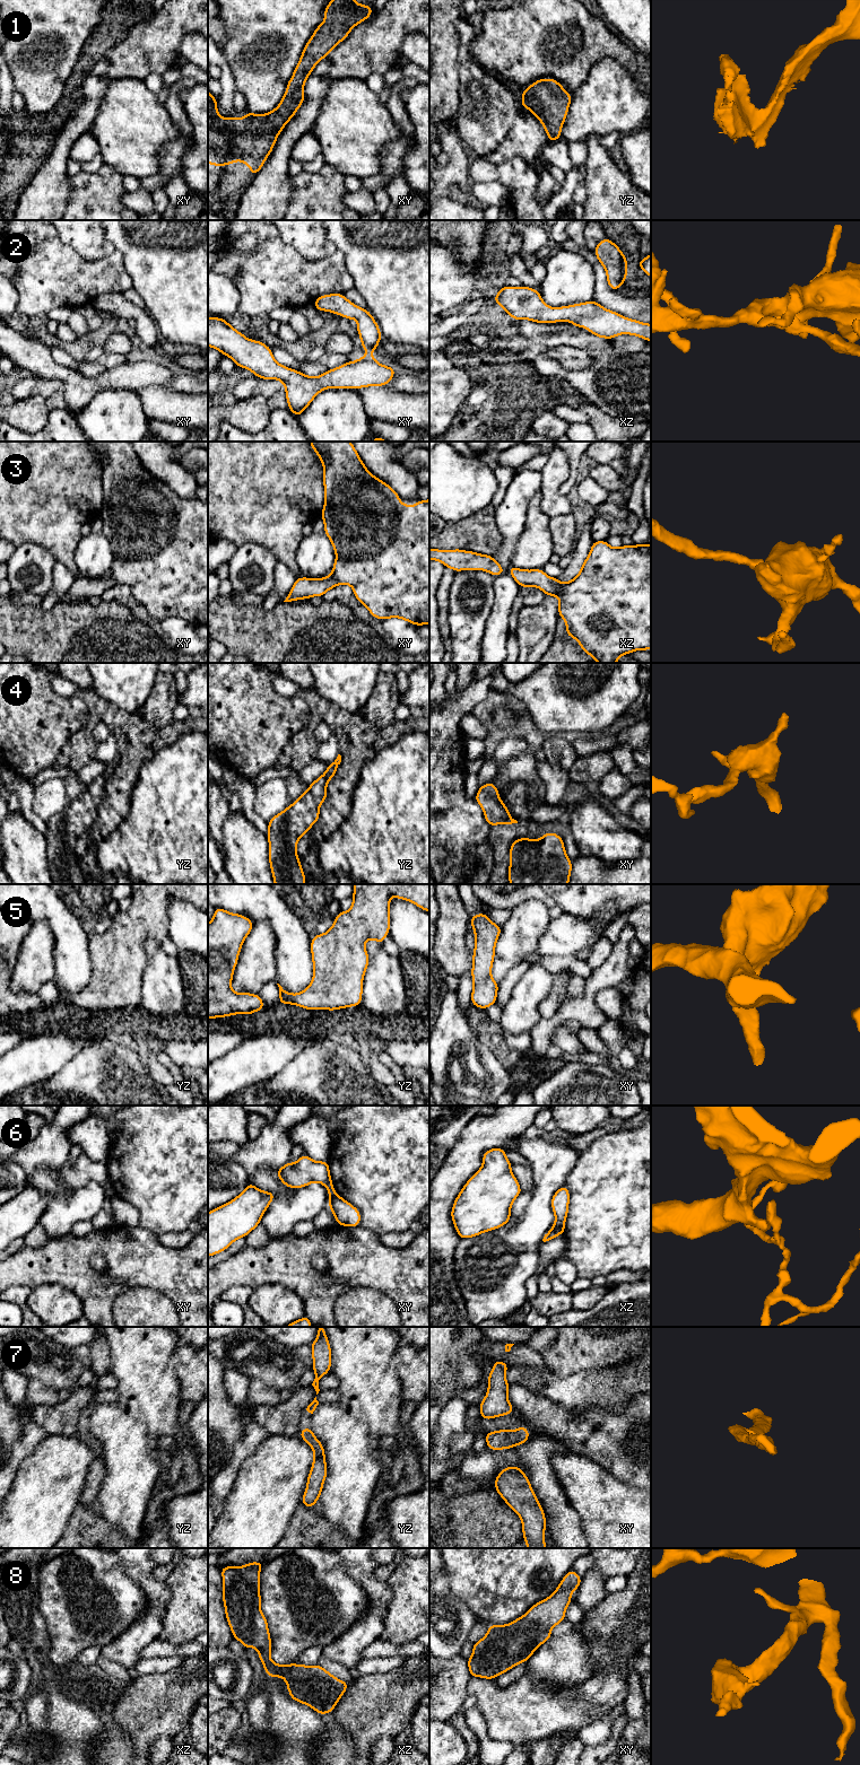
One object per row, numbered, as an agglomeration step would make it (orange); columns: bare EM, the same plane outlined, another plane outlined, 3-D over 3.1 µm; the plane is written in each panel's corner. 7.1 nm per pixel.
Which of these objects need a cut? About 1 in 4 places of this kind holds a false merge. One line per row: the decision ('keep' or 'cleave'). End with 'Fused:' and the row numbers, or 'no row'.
1: keep
2: keep
3: keep
4: keep
5: keep
6: cleave
7: keep
8: keep
Fused: 6

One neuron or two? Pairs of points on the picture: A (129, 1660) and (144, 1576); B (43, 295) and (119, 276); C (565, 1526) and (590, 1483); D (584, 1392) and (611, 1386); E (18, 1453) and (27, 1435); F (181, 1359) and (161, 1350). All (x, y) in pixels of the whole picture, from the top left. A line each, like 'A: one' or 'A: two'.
A: one
B: one
C: two
D: one
E: one
F: two

